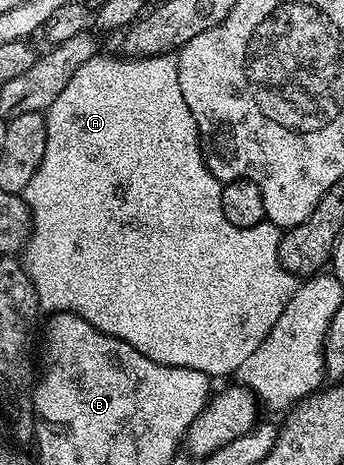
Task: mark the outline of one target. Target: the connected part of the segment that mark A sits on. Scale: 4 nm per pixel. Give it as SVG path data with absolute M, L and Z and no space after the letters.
M98 54L92 56L87 62L83 62L83 66L79 66L79 70L75 70L75 74L71 74L71 82L67 82L67 86L63 86L59 98L55 98L55 102L51 102L51 106L44 109L45 125L47 126L47 150L43 152L43 162L39 164L39 170L35 172L35 178L31 178L31 182L25 187L23 193L23 199L29 205L29 215L31 217L31 231L23 249L23 262L29 275L29 281L35 286L38 305L44 311L46 308L46 313L74 312L79 314L103 334L114 336L131 346L135 346L135 350L139 350L139 354L147 354L147 358L151 358L163 366L179 366L187 370L199 370L204 376L210 378L216 378L216 376L232 377L239 370L239 366L243 366L246 358L251 354L255 354L255 350L259 350L259 342L263 342L263 338L267 338L267 334L271 334L271 326L275 326L275 322L279 322L279 314L283 314L283 306L287 306L287 302L291 302L291 298L297 289L298 277L291 275L279 262L279 244L283 235L282 229L276 228L268 222L262 222L250 228L240 228L239 226L231 226L231 222L227 222L227 218L223 218L222 181L213 177L211 170L205 165L203 144L199 139L197 123L187 106L187 98L183 98L183 90L179 90L179 70L177 69L176 55L139 56L136 58L118 56Z

